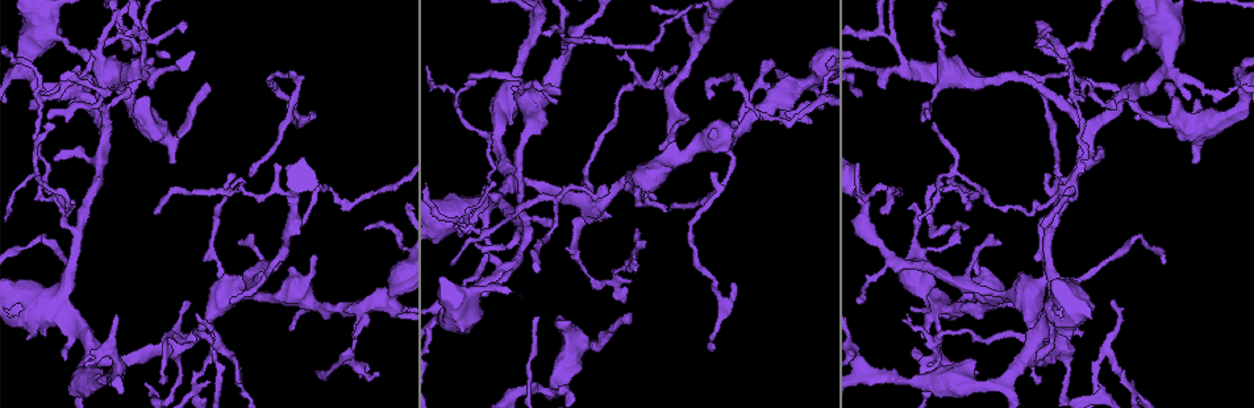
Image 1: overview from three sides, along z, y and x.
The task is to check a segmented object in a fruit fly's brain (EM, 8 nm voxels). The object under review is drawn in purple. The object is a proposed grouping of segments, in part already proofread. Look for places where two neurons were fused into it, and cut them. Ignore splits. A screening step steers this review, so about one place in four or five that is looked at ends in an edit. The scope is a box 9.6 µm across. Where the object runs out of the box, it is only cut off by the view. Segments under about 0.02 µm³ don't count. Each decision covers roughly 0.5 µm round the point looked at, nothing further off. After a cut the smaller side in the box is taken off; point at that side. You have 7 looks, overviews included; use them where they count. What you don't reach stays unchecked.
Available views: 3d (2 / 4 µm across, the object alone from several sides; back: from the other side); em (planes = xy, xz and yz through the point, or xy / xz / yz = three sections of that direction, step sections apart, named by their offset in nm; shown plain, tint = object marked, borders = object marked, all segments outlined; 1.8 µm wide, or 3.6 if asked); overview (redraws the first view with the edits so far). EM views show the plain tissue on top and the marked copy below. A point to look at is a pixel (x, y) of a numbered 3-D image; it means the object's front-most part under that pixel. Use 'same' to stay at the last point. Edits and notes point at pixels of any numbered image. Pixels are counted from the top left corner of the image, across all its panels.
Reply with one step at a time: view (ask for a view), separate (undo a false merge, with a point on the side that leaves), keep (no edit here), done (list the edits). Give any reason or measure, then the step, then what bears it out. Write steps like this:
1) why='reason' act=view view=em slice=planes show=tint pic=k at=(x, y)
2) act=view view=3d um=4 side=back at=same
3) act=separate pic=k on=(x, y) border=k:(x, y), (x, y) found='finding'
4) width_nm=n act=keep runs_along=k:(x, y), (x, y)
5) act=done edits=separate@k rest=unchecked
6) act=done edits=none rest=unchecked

why='arms part here' act=view view=em um=3.6 slice=planes show=tint pic=1 at=(464, 225)

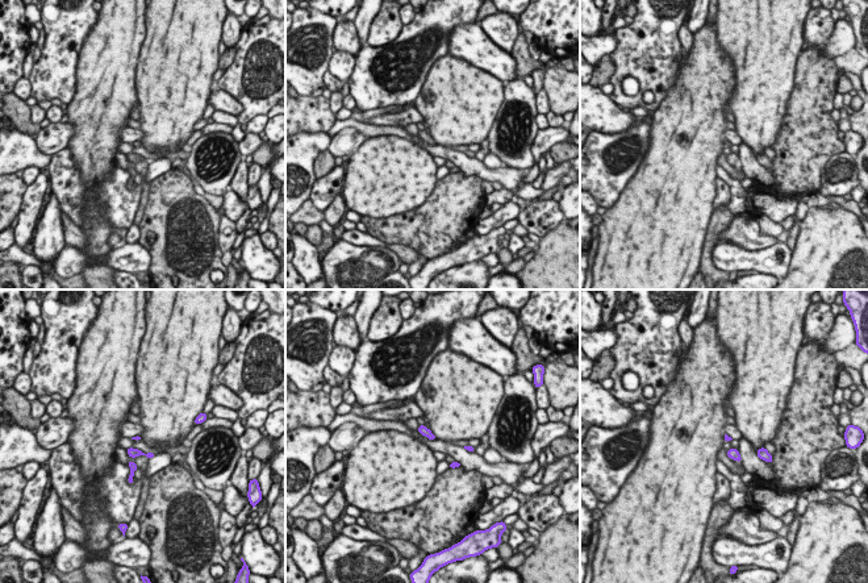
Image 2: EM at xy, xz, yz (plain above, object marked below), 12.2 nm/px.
width_nm=70 act=keep found='continuous, no second neuron'

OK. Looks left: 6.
why='sharp bend' act=view view=em slice=planes show=tint pic=1 at=(556, 201)

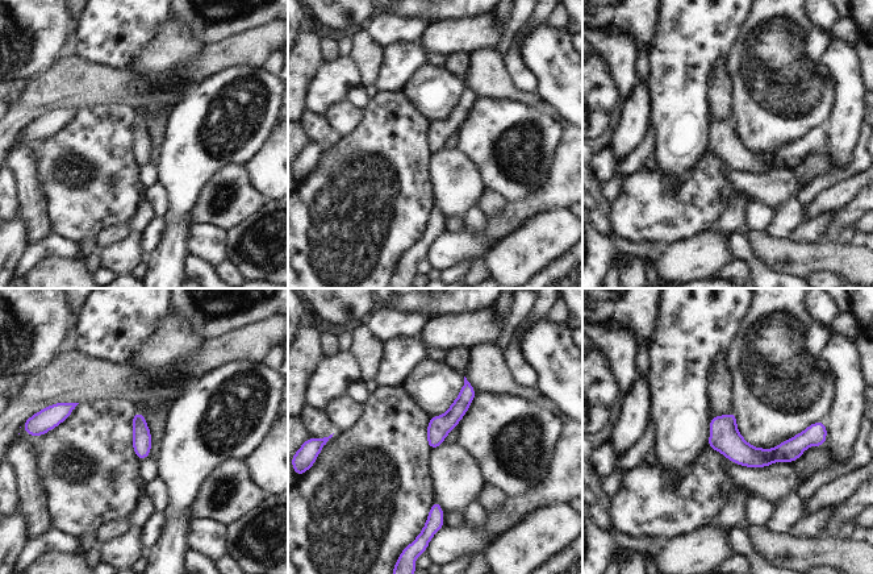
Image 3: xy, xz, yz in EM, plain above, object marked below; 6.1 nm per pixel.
act=separate pic=3 on=(734, 446) found='two neurons meet here'

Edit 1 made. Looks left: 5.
act=view view=overview

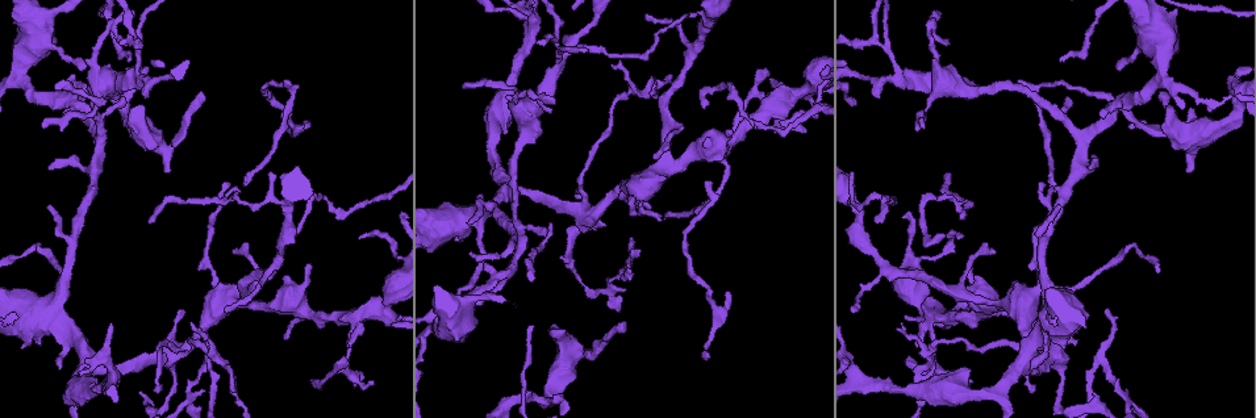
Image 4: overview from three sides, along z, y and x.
why='sudden change in width' act=view view=3d um=4 pic=4 at=(171, 354)

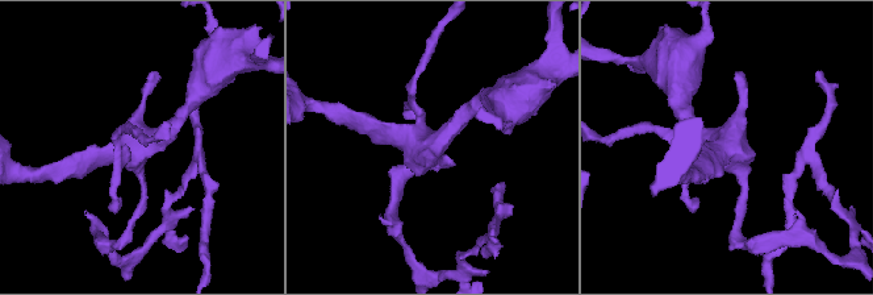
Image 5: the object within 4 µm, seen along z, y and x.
act=view view=em slice=planes show=borders pic=5 at=(723, 150)

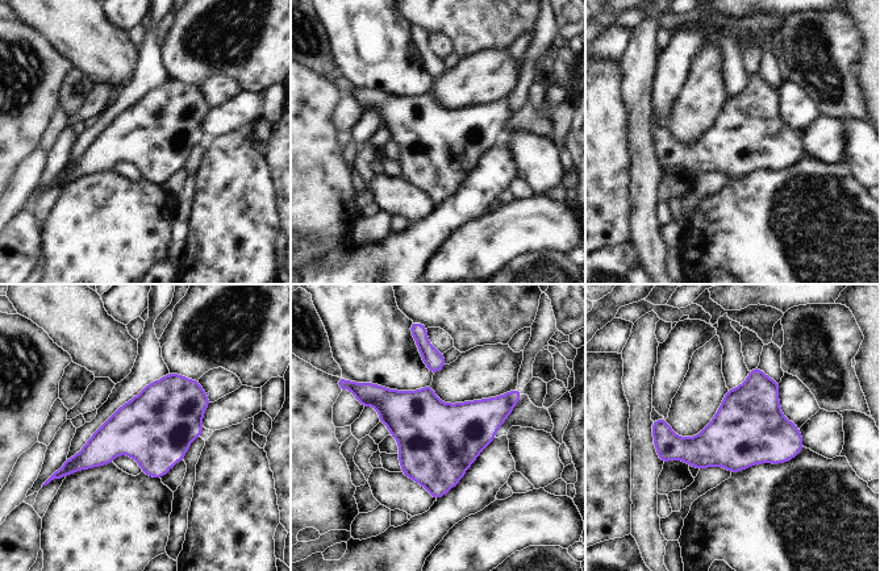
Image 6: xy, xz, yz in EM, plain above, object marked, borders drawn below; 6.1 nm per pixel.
act=keep found='continuous, no second neuron'

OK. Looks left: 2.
act=done edits=separate@3 rest=unchecked

